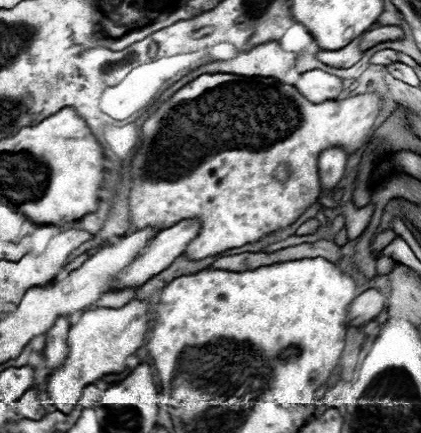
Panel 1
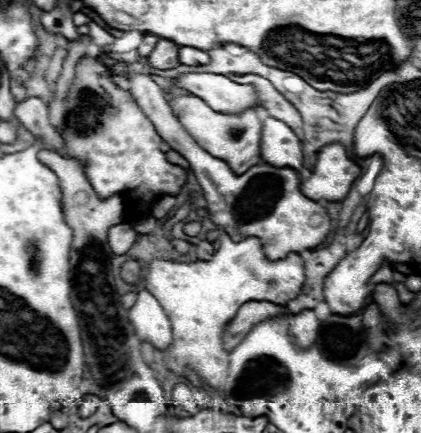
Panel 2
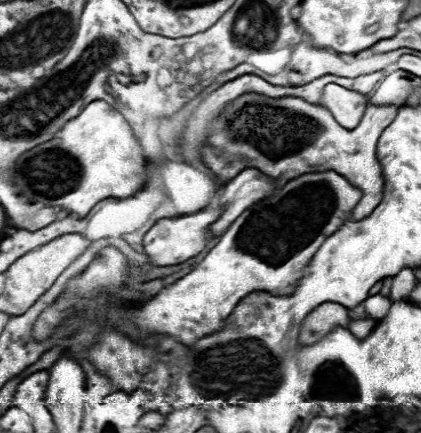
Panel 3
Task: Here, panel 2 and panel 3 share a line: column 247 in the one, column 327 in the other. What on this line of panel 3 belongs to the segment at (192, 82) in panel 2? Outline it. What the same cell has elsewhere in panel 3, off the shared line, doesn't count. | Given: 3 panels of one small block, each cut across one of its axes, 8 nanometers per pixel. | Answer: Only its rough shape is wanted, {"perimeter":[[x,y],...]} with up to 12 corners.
{"perimeter":[[328,84],[320,106],[344,128],[356,128],[366,96]]}

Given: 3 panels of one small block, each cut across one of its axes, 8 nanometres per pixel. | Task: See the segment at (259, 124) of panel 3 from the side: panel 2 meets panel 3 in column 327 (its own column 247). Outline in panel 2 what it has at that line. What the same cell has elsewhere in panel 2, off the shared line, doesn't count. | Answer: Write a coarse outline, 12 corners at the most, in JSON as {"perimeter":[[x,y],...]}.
{"perimeter":[[168,100],[200,148],[242,174],[260,164],[258,110]]}

